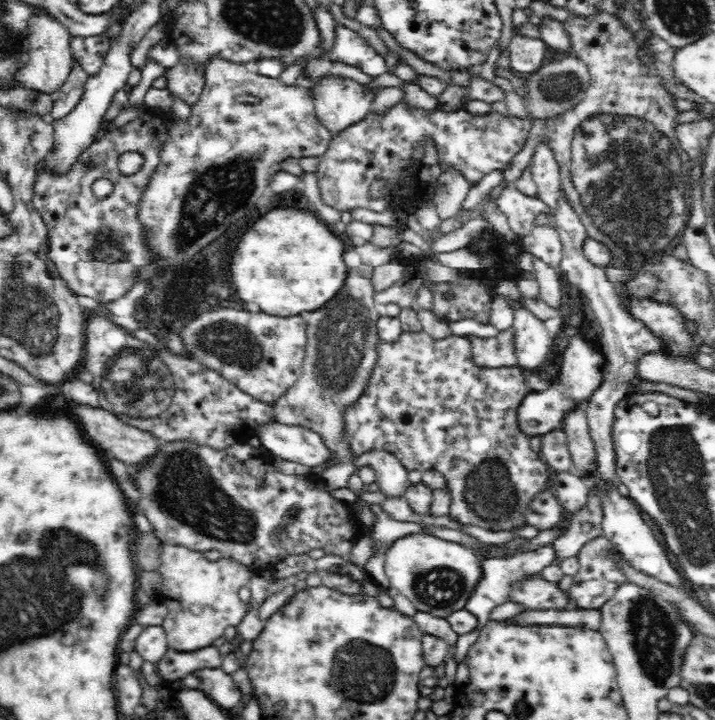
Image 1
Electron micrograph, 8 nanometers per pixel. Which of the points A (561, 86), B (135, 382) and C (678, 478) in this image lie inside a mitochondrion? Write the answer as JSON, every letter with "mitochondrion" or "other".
{"A":"mitochondrion","B":"mitochondrion","C":"mitochondrion"}

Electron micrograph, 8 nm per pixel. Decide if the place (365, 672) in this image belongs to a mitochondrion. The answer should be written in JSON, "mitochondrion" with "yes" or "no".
{"mitochondrion":"yes"}

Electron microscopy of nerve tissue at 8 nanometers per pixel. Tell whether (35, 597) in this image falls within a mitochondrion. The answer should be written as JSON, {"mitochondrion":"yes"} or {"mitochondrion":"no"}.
{"mitochondrion":"yes"}

